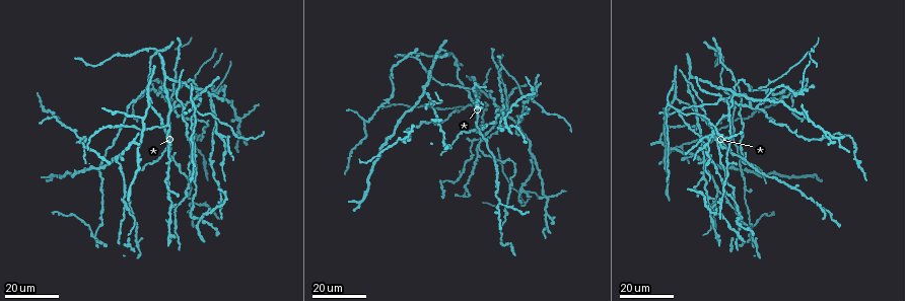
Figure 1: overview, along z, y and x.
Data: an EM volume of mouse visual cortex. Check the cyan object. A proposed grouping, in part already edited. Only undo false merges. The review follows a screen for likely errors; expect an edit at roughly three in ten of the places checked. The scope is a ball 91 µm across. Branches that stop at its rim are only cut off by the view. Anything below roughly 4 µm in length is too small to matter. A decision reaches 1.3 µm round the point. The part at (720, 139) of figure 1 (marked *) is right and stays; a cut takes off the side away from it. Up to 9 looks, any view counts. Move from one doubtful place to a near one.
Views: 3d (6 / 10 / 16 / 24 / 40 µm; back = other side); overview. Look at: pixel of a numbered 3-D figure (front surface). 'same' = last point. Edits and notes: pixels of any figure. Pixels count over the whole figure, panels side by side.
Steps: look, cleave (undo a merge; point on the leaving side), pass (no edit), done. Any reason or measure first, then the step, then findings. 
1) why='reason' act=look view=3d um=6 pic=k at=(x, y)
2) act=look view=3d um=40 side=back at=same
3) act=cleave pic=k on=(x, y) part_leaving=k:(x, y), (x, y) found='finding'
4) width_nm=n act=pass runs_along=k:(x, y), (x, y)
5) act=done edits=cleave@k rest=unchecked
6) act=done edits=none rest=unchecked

why='small branch off a trunk' act=look view=3d um=24 pic=1 at=(422, 92)

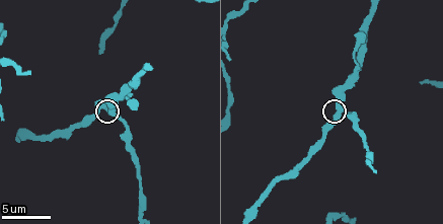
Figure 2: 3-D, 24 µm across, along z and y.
act=look view=3d um=10 pic=2 at=(116, 116)

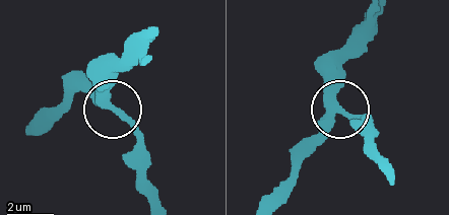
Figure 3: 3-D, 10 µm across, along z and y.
arms=3 act=pass found='all the same cell'

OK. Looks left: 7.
why='two arms in line, one across' act=look view=3d um=16 pic=1 at=(220, 138)

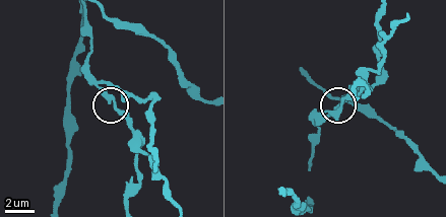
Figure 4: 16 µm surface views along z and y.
act=look view=3d um=10 pic=4 at=(105, 95)

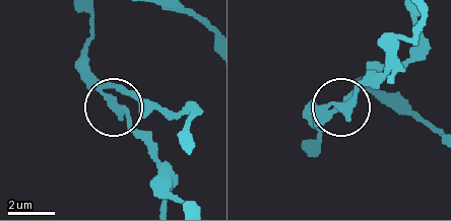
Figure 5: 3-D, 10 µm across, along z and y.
act=cleave pic=5 on=(130, 93) part_leaving=5:(111, 83), (155, 108), (190, 113), (190, 141) found='two cells meet here'

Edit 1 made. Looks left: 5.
act=look view=overview

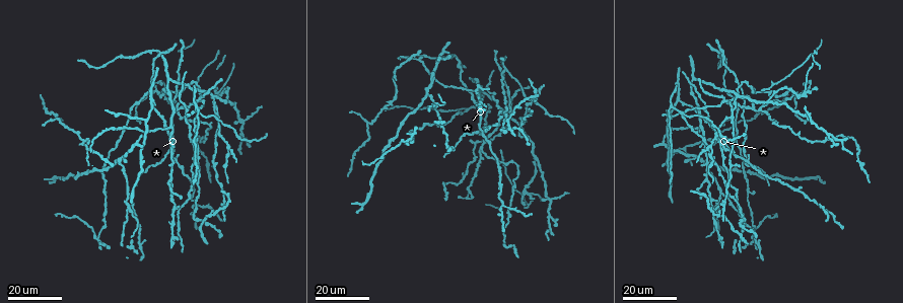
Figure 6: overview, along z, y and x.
act=look view=3d um=24 pic=6 at=(739, 90)

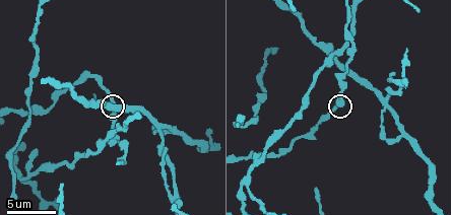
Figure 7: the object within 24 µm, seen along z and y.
act=look view=3d um=6 at=same

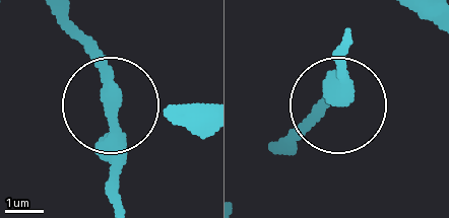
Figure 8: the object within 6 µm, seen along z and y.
width_nm=360 act=pass found='all the same cell'

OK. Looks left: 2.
why='four-way junction' act=look view=3d um=16 pic=7 at=(387, 101)

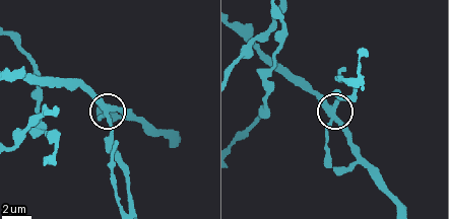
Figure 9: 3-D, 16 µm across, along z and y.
arms=4 act=pass runs_along=9:(12, 77), (70, 77), (107, 111), (131, 111) found='one cell here'

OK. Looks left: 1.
act=done edits=cleave@5 rest=unchecked

